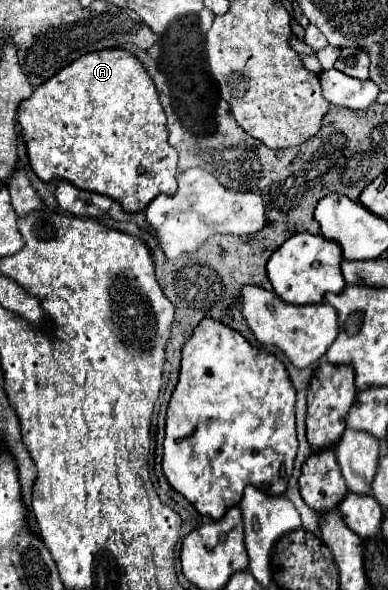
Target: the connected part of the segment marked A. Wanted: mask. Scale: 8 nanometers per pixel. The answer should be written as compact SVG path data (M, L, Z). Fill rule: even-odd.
M106 48L76 62L40 84L18 108L18 122L28 146L30 166L44 182L66 180L76 188L98 192L120 202L126 212L144 210L158 194L176 192L178 152L170 146L166 114L156 86L144 66L124 48Z

